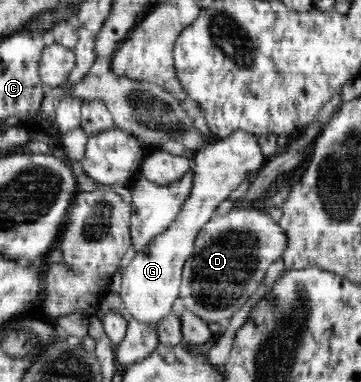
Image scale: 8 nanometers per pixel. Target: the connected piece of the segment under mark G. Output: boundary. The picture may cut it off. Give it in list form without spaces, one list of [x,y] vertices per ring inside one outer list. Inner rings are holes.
[[[239,129],[231,136],[208,142],[191,154],[193,185],[175,220],[167,230],[153,238],[145,250],[136,252],[123,271],[121,302],[135,320],[158,323],[165,316],[173,314],[171,308],[180,293],[182,270],[193,252],[199,230],[212,220],[215,208],[223,200],[227,200],[231,192],[241,185],[251,172],[259,171],[269,159],[261,153],[257,139],[257,135]]]

